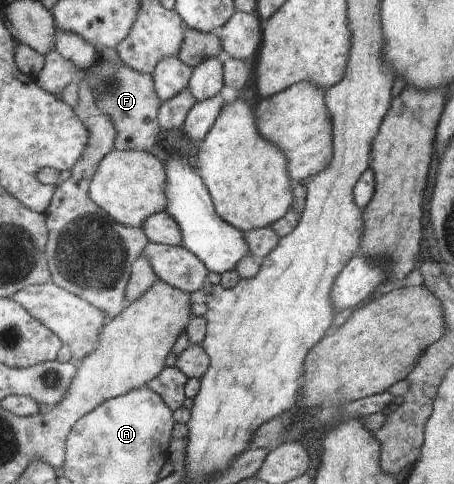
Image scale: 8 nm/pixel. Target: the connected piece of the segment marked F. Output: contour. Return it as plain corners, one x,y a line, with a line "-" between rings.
98,59
91,66
78,70
77,76
87,81
97,97
97,107
113,122
116,149
148,151
153,148
162,135
157,117
162,102
156,94
151,74
133,71
124,63

